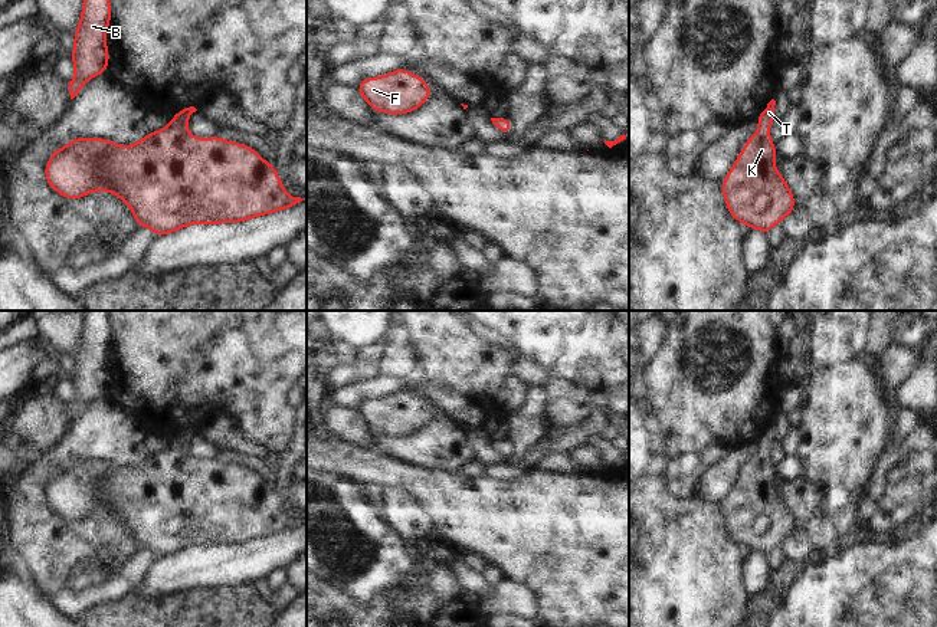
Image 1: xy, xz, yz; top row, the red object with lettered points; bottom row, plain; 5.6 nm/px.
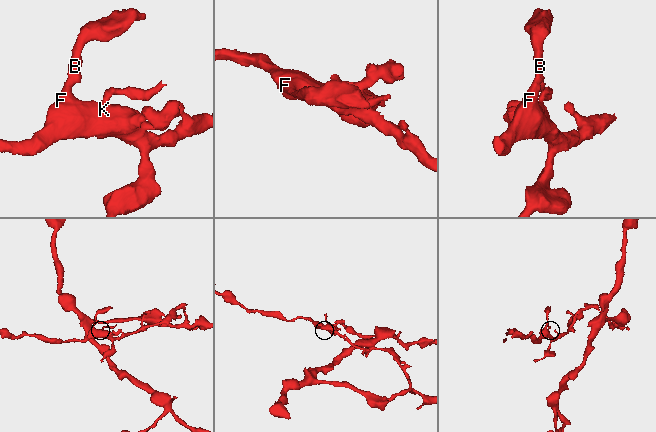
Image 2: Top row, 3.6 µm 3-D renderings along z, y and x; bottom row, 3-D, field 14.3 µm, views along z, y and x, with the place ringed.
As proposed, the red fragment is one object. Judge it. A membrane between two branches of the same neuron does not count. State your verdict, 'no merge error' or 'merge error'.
no merge error

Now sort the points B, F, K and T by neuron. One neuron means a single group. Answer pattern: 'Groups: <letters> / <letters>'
Groups: B F K T

